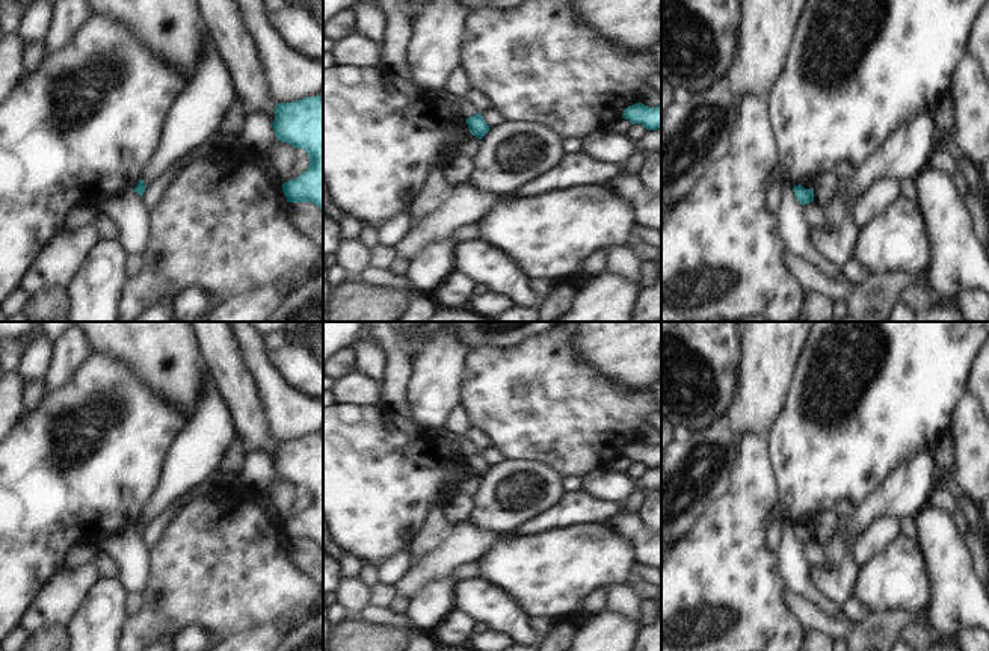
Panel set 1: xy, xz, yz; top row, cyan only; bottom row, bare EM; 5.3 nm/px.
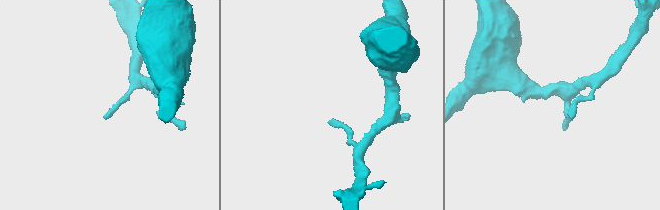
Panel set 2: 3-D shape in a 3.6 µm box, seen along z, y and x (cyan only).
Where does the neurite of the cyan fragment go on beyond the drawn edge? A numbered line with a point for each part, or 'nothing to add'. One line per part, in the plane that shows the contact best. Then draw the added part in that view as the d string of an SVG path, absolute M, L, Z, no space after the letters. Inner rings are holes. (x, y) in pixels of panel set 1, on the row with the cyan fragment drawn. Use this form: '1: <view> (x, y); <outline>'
nothing to add

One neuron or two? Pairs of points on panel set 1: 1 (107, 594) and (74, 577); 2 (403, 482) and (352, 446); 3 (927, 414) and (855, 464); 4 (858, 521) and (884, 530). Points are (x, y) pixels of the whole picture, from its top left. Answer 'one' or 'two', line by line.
1: two
2: one
3: one
4: two

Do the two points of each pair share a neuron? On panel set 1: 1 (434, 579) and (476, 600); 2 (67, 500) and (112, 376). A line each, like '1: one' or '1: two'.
1: two
2: one

